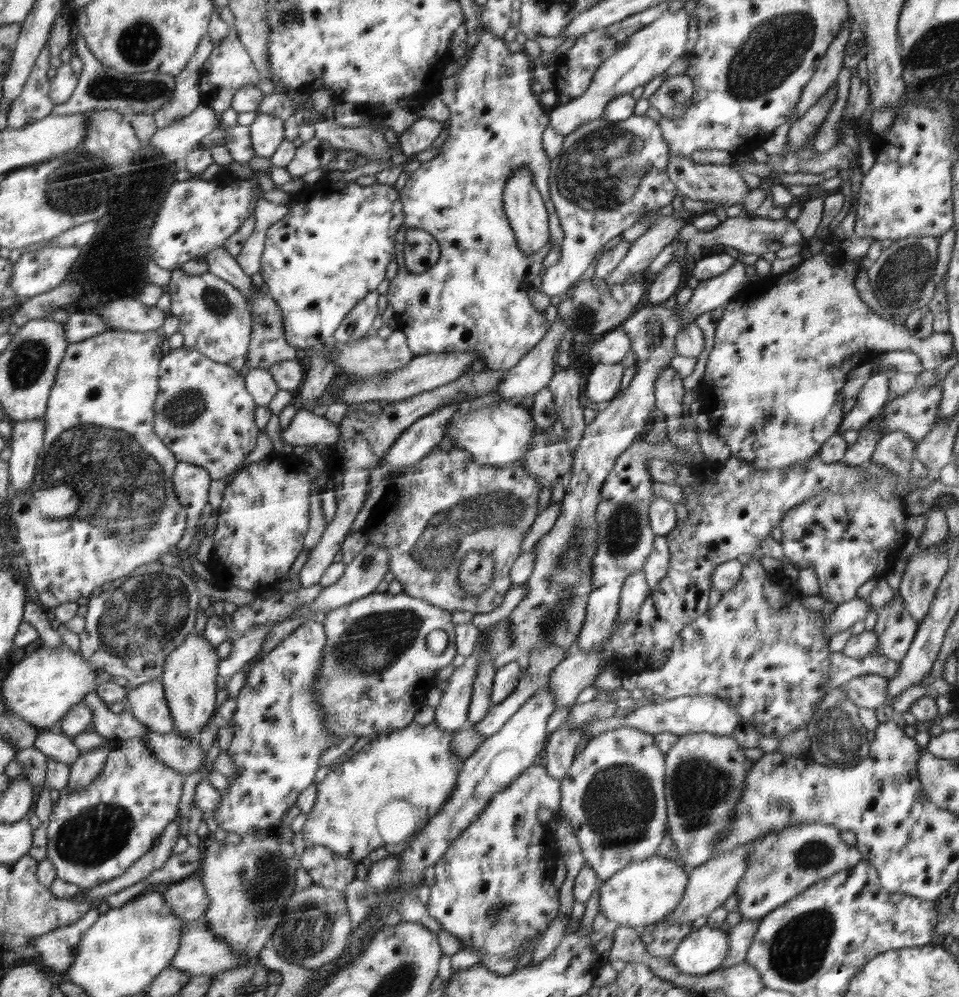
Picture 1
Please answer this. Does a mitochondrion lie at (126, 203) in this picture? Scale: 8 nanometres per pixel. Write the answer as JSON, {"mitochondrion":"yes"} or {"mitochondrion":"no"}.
{"mitochondrion":"yes"}

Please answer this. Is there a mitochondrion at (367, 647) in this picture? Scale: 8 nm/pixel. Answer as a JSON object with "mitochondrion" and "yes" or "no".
{"mitochondrion":"yes"}

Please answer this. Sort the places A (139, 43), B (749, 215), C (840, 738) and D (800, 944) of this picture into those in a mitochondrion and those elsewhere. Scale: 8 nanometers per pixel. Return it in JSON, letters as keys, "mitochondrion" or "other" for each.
{"A":"mitochondrion","B":"other","C":"mitochondrion","D":"mitochondrion"}

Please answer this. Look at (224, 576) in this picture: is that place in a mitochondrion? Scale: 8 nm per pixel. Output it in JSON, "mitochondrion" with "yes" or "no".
{"mitochondrion":"no"}

